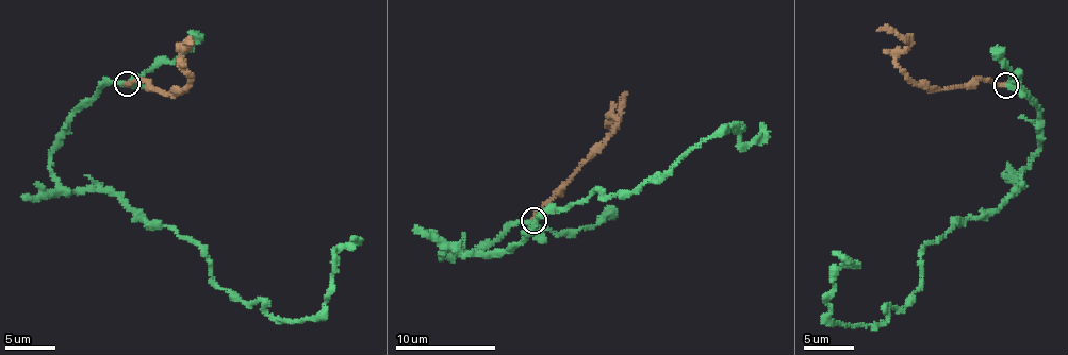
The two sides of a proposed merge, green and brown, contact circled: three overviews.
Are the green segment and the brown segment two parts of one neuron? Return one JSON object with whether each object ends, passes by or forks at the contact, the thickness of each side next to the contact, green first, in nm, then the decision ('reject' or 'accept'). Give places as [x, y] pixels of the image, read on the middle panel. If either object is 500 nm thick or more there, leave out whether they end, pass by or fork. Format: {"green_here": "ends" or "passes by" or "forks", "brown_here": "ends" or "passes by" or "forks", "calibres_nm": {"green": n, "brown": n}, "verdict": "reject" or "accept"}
{"green_here": "forks", "brown_here": "ends", "calibres_nm": {"green": 320, "brown": 300}, "verdict": "accept"}

